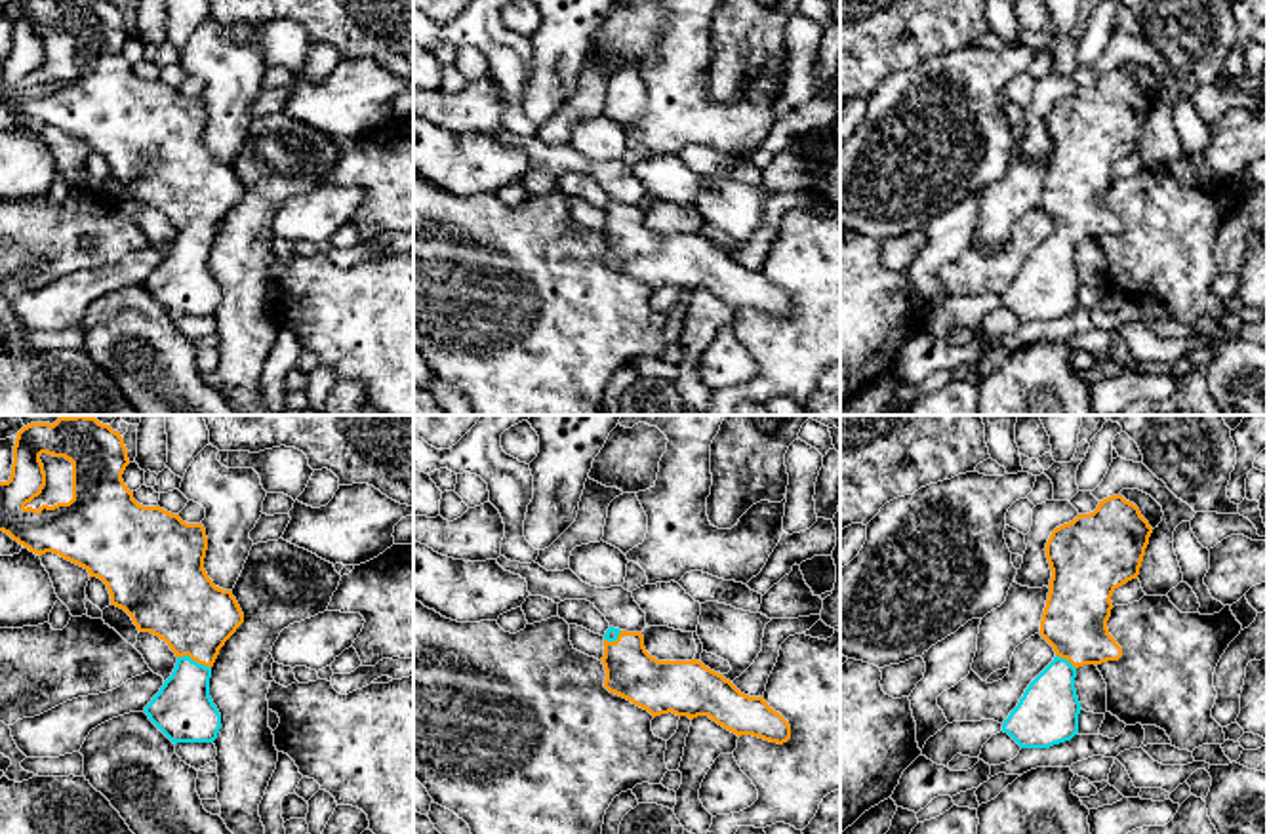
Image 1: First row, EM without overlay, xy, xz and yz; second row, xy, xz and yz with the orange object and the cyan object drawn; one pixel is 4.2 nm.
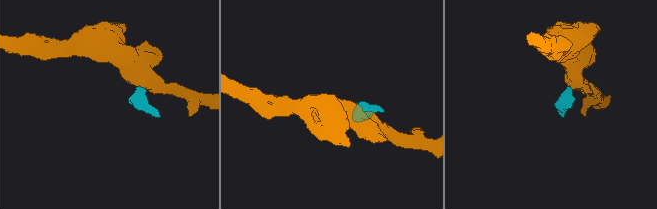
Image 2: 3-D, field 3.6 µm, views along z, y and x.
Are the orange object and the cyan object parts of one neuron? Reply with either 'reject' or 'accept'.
accept

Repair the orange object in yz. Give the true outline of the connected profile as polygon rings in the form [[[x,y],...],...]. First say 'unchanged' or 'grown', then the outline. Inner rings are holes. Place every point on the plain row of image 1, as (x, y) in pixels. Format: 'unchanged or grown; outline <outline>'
grown; outline [[[1122,69],[1052,105],[1044,122],[1052,152],[1040,209],[1056,230],[1002,297],[1021,322],[1050,322],[1078,307],[1076,242],[1122,230],[1107,202],[1111,169],[1137,152],[1151,107],[1139,82]]]

